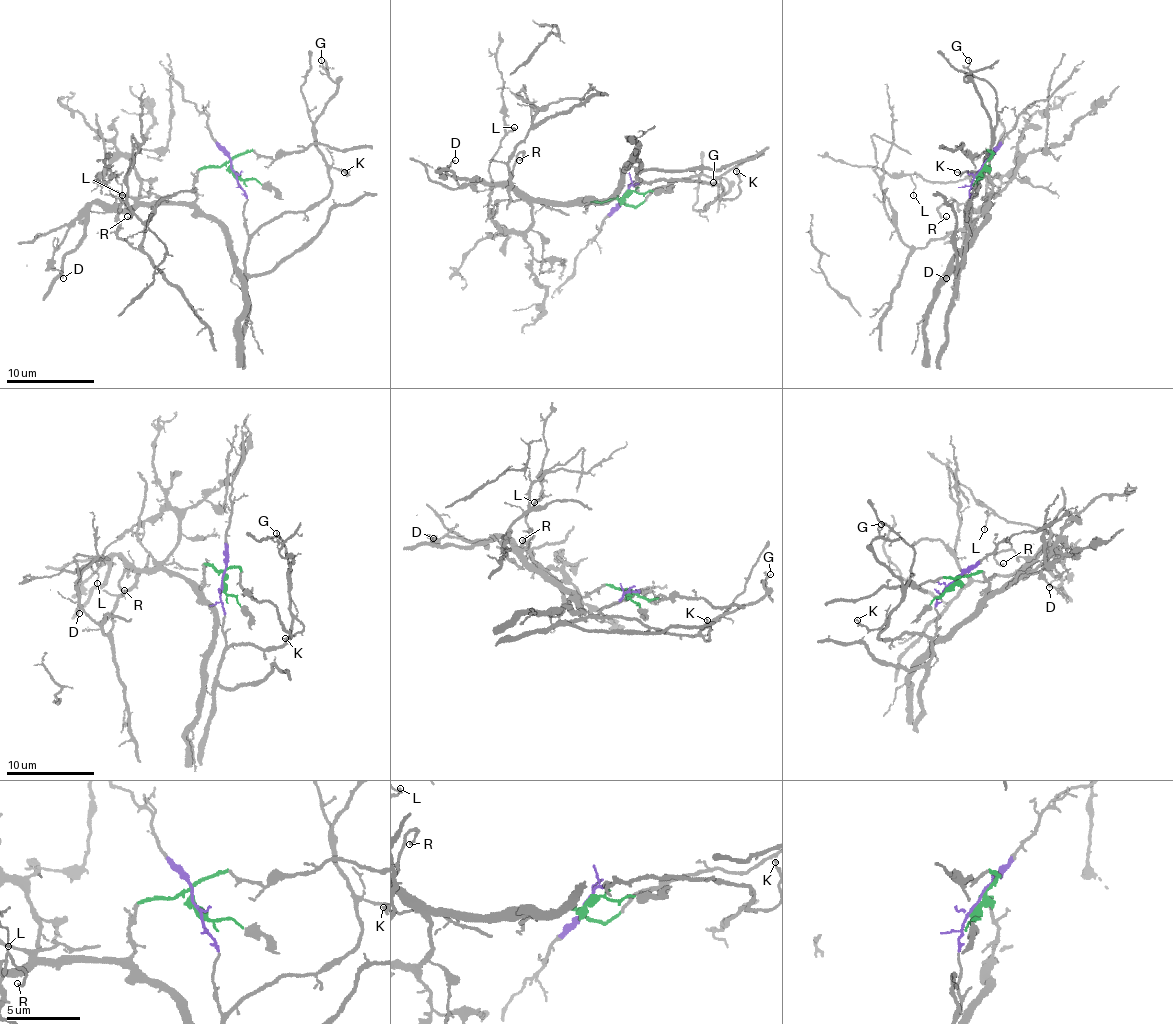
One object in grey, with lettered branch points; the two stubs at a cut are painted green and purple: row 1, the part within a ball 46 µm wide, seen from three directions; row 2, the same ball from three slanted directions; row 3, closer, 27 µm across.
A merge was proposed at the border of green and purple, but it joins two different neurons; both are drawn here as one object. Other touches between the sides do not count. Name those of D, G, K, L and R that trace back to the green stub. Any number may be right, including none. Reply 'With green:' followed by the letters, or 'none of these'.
With green: D, L, R

